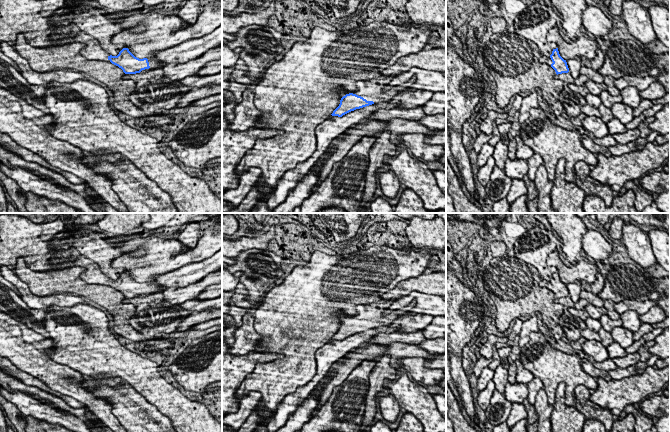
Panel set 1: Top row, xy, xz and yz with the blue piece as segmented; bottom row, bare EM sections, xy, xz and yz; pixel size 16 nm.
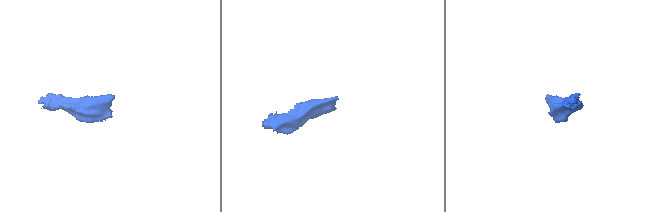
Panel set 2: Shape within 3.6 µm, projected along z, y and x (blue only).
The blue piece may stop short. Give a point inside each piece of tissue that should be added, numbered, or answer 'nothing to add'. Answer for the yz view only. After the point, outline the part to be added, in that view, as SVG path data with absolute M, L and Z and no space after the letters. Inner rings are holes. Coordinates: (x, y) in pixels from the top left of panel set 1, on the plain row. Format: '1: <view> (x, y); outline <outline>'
1: yz (543, 283); outline M541 279L541 281L539 282L539 287L540 287L540 288L546 287L547 289L549 289L549 288L552 288L553 286L552 286L552 284L551 284L550 281L548 282L548 281L545 280L545 279Z

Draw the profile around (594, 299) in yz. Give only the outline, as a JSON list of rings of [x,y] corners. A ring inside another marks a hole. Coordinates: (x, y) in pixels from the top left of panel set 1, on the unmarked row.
[[[582,290],[580,292],[580,298],[586,299],[588,303],[594,305],[595,307],[604,307],[604,299],[601,299],[597,294]]]

